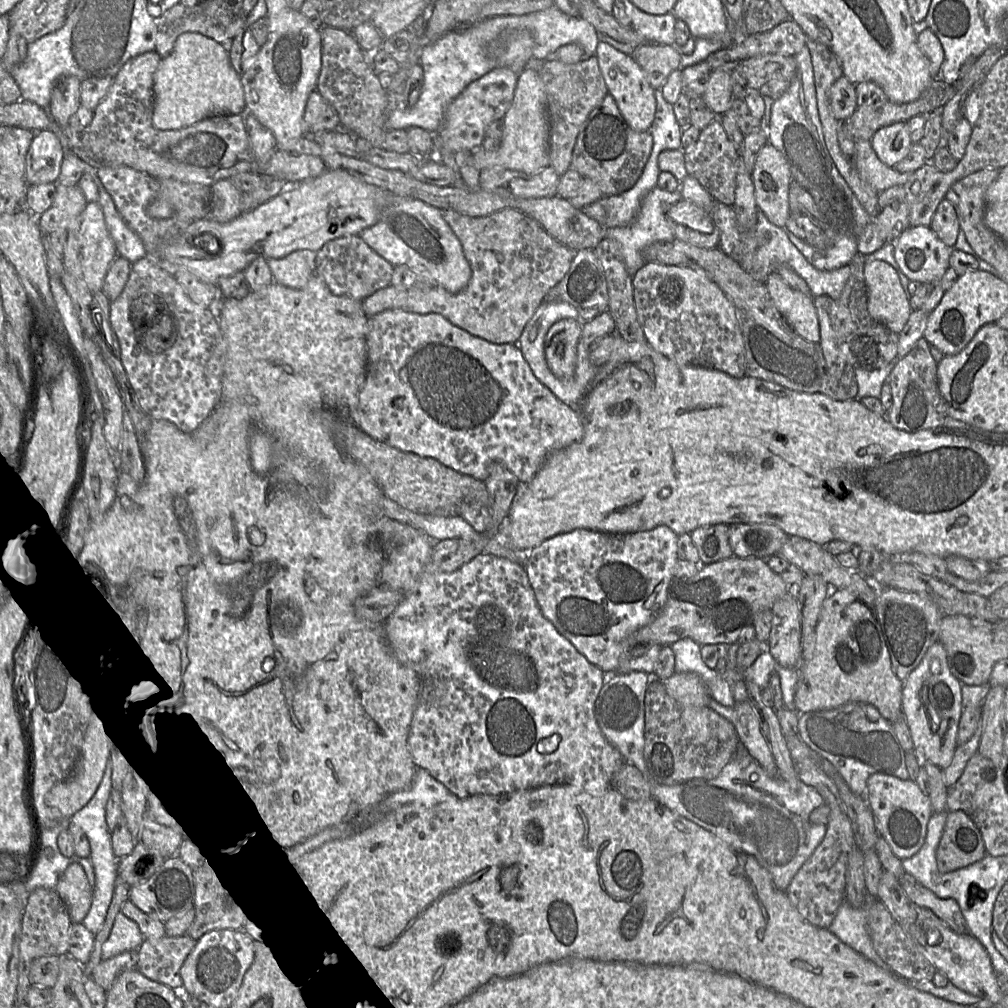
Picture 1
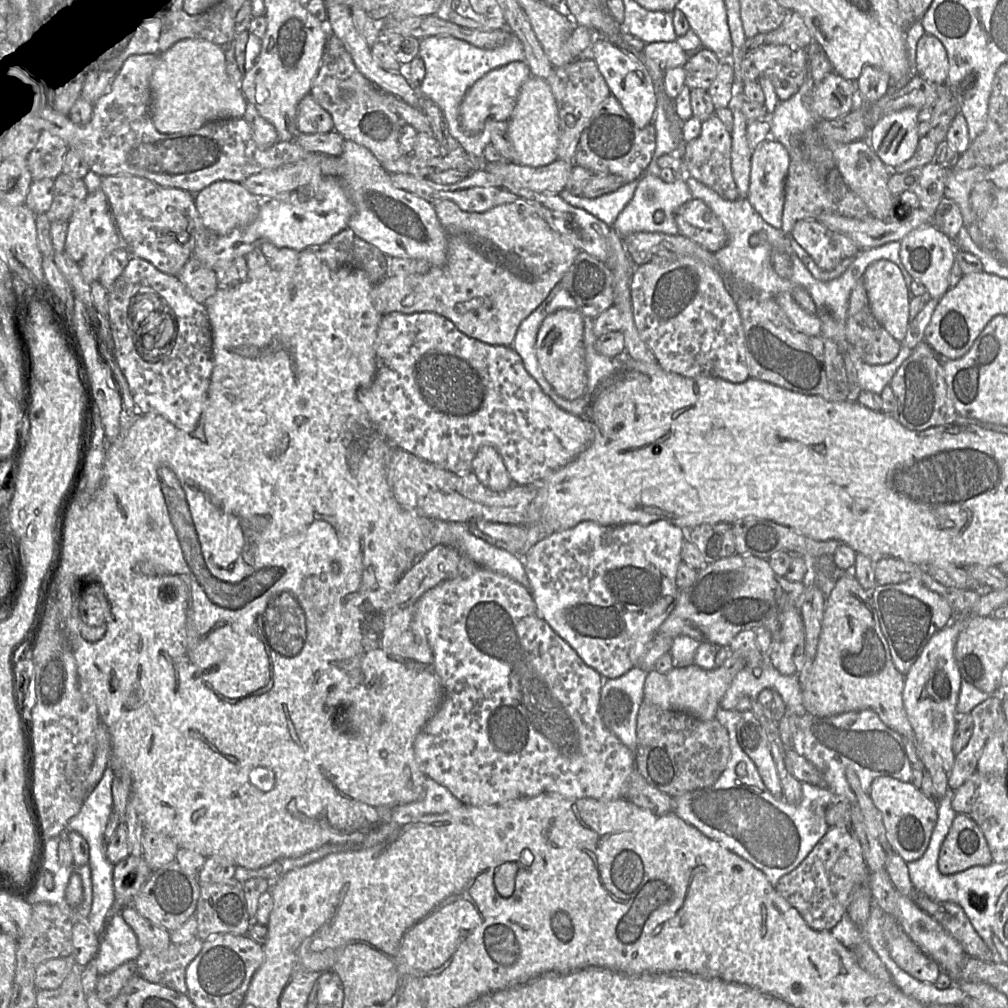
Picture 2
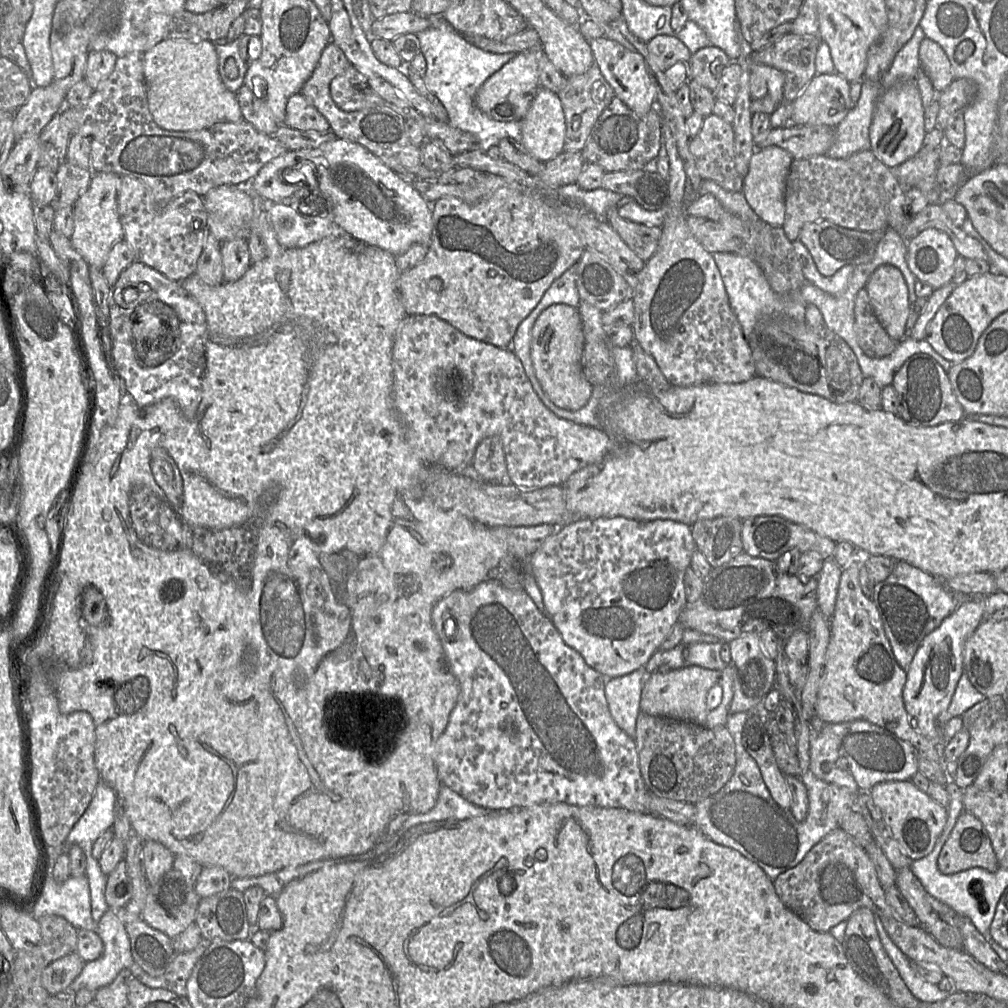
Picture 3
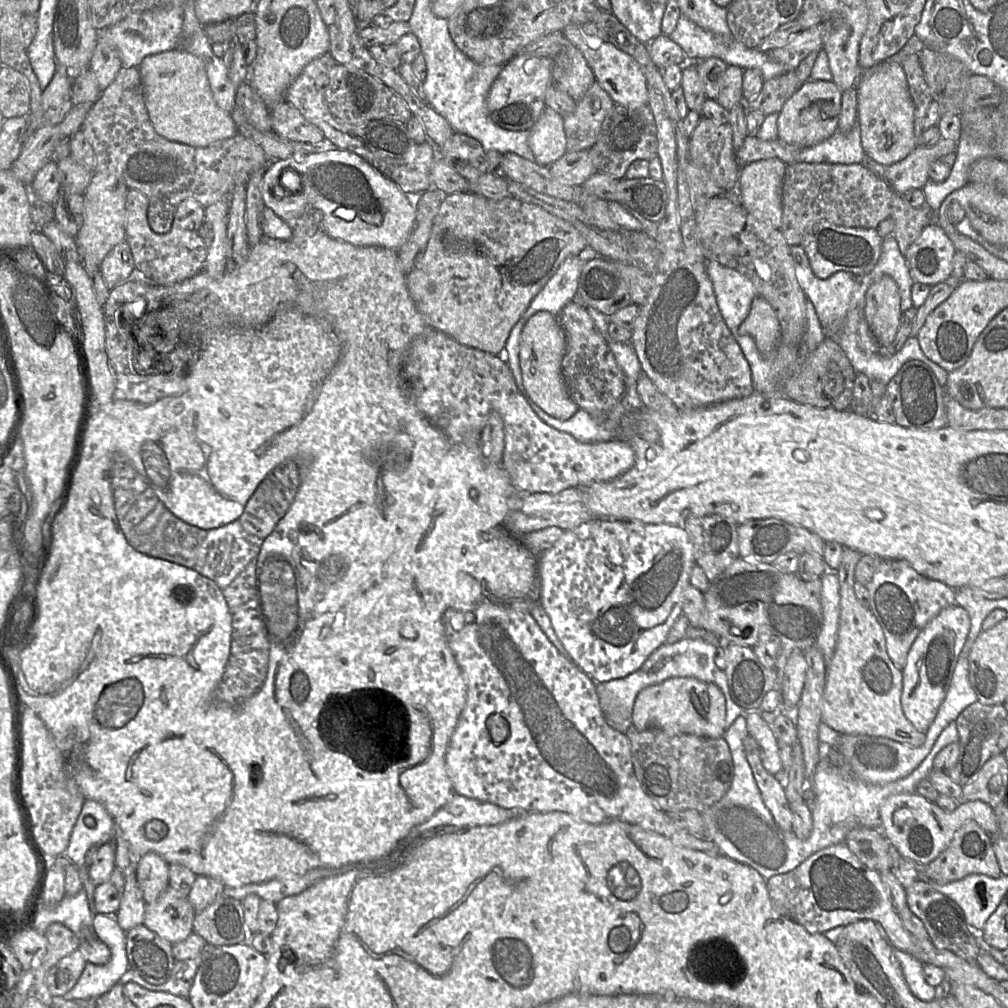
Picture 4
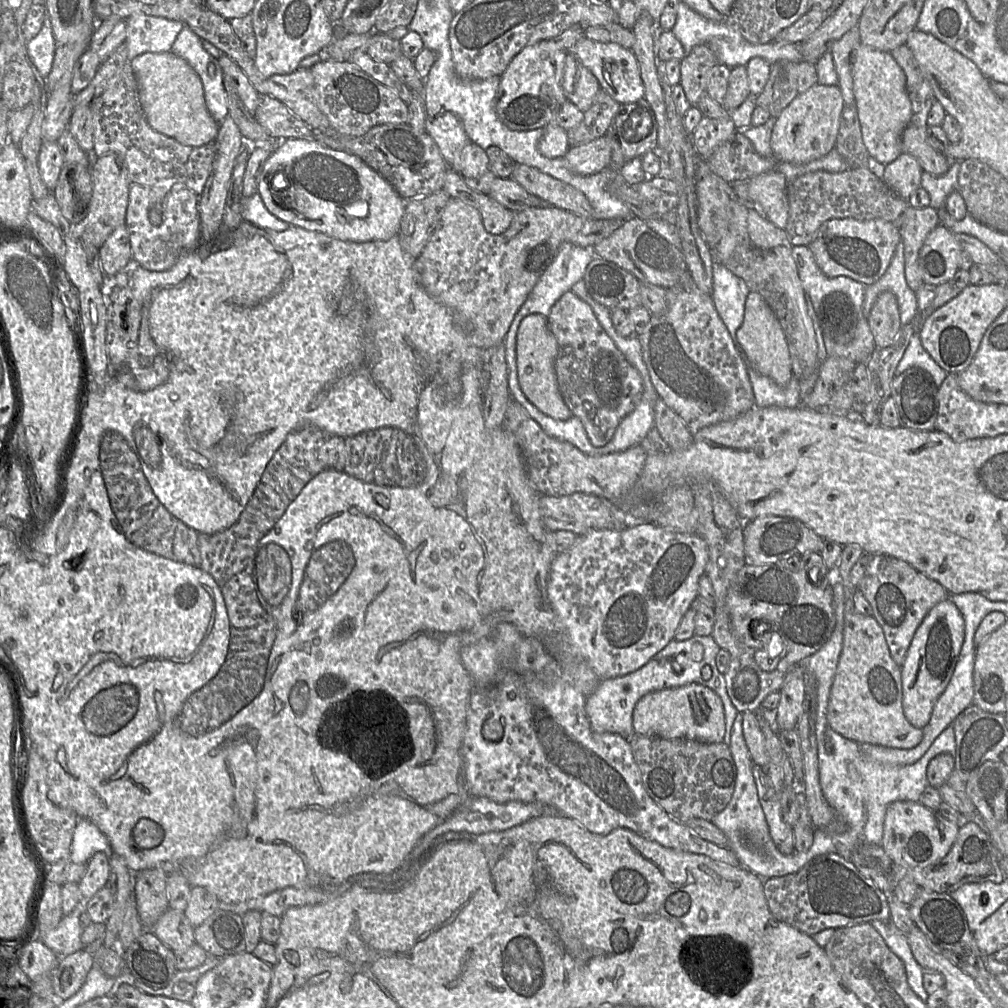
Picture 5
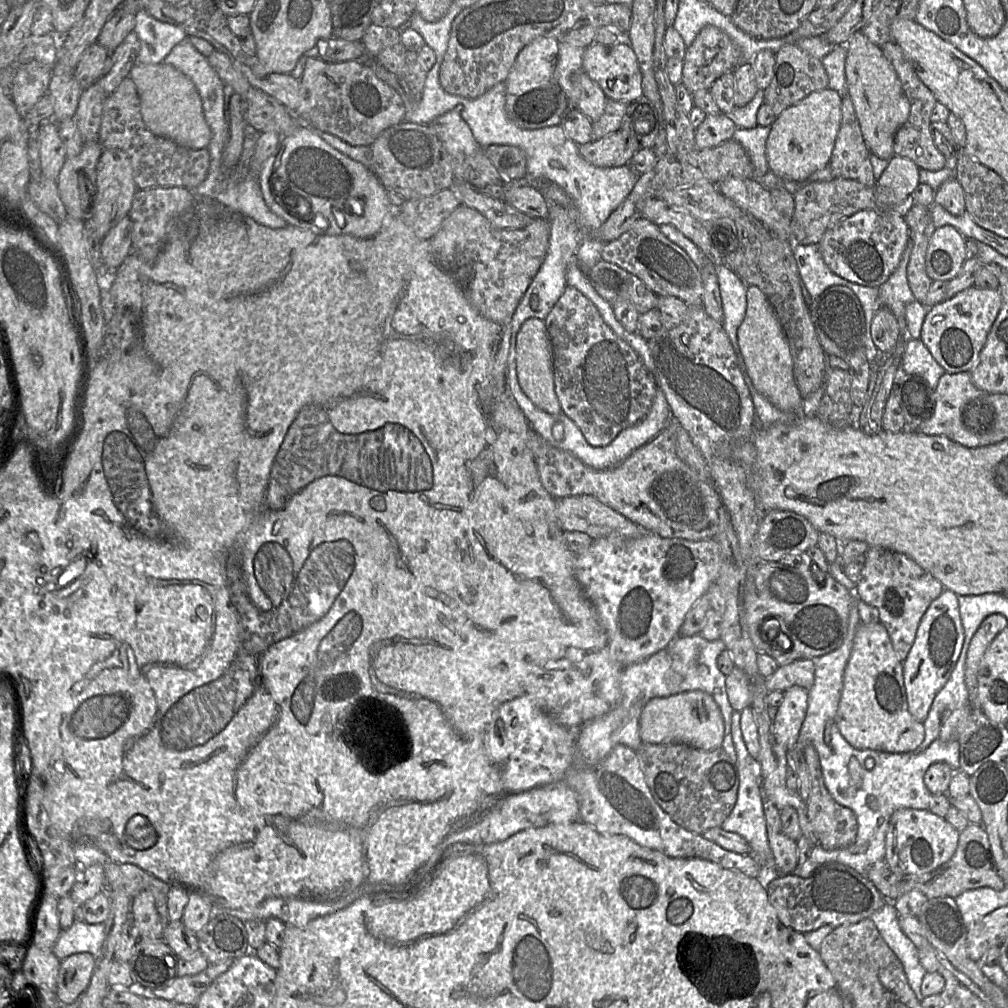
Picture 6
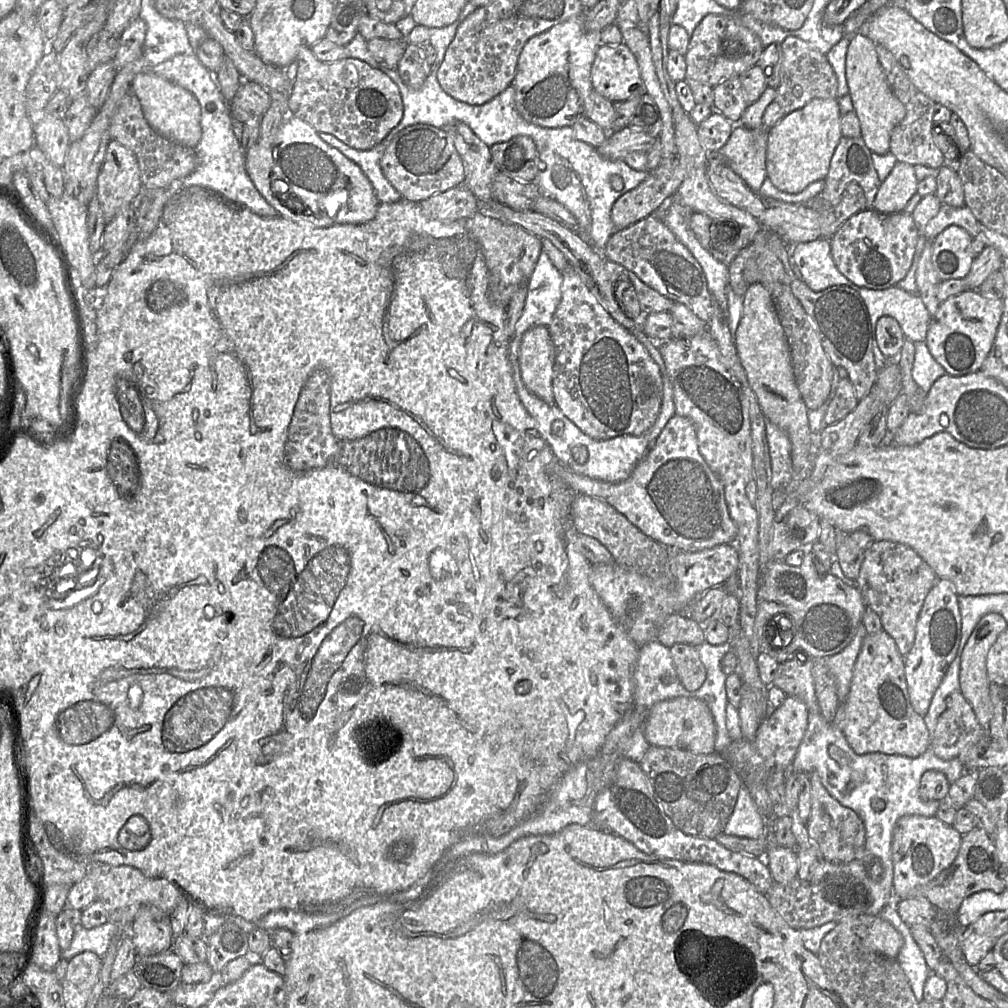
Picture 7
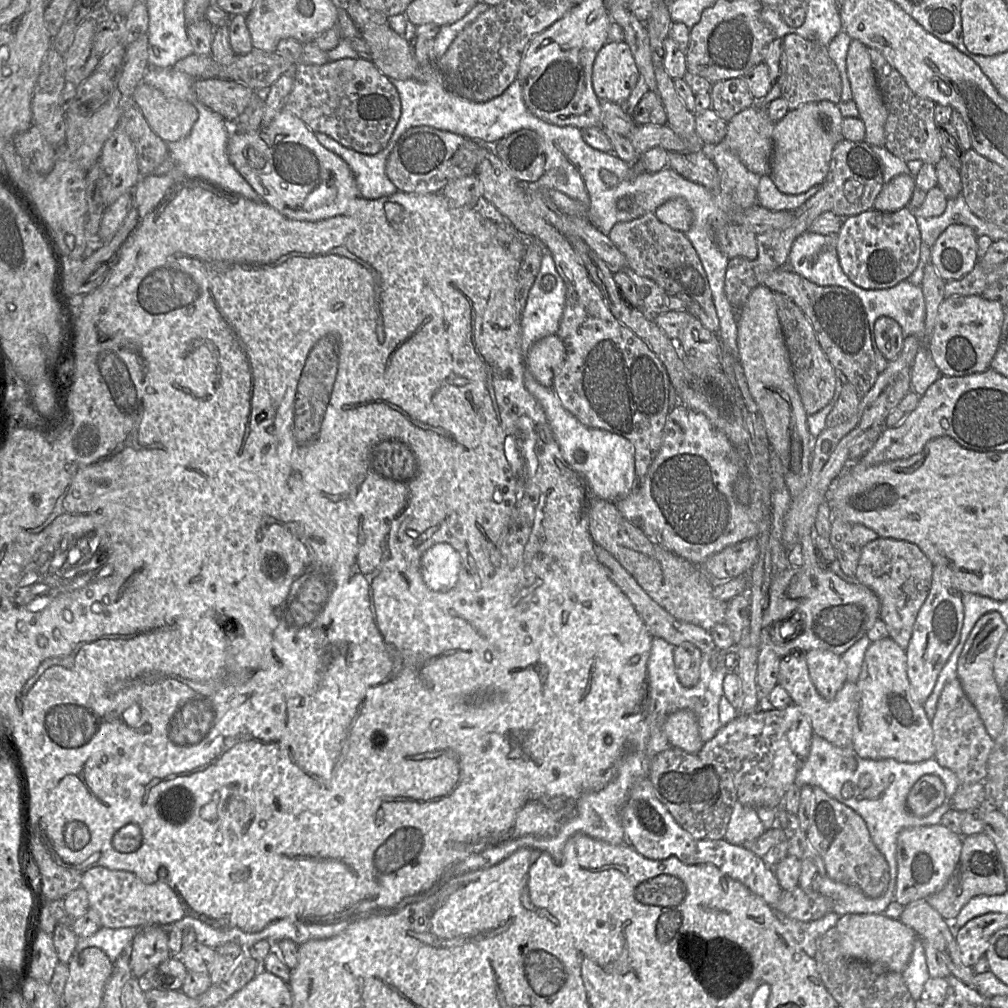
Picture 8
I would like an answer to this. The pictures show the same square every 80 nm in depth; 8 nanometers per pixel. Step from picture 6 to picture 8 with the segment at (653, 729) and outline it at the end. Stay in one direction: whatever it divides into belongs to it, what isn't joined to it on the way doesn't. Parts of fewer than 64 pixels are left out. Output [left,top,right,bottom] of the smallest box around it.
[663,710,704,755]

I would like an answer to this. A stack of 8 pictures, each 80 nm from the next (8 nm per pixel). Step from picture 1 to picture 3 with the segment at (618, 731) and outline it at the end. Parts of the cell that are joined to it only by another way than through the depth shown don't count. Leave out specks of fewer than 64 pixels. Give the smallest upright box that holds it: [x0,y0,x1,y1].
[605,667,648,741]

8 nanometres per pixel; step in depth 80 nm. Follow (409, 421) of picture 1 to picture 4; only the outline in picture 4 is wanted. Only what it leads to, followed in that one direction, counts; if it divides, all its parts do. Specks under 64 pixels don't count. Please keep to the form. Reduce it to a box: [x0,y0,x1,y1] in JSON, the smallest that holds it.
[404,327,635,493]

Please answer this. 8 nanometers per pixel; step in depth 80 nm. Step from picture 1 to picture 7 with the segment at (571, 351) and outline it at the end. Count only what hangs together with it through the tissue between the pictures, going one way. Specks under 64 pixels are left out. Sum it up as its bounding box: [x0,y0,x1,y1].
[519,326,555,404]

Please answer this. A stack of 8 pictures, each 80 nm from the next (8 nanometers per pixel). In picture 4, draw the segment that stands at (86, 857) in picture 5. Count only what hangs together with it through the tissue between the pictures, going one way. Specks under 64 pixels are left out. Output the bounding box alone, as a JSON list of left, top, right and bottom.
[64,800,114,914]

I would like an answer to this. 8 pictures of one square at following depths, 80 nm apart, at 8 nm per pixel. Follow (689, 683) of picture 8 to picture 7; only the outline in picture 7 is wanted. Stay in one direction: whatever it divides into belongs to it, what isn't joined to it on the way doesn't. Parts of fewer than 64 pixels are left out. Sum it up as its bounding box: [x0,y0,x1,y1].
[669,644,706,691]

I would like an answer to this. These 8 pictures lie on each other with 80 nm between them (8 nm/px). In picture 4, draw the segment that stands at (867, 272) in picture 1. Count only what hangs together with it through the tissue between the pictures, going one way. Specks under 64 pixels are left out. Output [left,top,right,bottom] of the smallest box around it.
[865,275,902,346]

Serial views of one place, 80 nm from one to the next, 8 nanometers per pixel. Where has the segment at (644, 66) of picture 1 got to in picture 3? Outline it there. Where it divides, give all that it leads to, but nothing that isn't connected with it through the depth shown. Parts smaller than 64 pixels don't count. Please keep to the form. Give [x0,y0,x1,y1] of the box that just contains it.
[646,34,692,71]

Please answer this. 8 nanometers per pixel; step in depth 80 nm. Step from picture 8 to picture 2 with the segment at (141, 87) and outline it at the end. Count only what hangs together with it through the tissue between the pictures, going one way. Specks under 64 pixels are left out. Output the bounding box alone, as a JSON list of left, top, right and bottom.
[150,39,247,132]

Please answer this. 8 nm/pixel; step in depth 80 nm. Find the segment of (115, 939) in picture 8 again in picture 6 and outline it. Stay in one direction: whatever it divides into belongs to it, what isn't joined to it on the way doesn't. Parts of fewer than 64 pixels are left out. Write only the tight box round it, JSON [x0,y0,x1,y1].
[52,921,104,960]

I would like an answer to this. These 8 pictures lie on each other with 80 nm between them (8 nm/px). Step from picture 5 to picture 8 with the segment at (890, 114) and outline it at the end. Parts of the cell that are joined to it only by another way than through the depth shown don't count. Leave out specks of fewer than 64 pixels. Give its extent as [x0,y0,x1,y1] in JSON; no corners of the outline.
[846,40,888,146]

